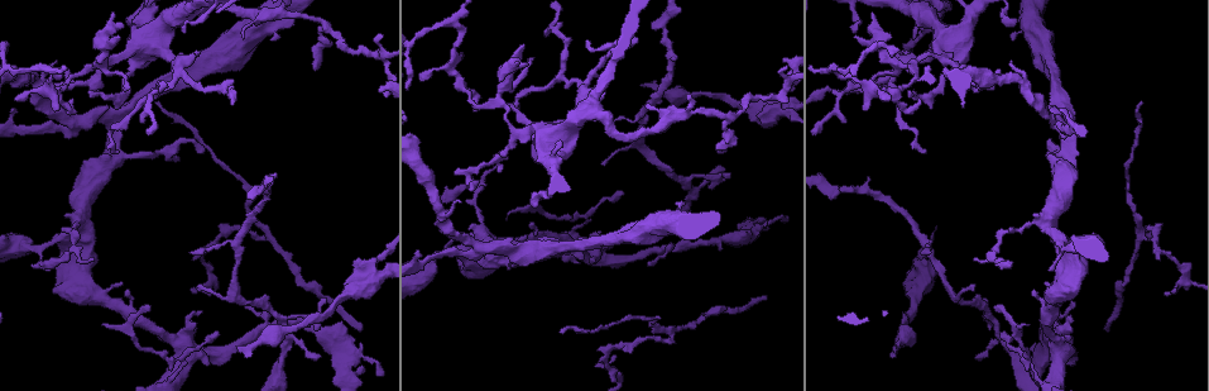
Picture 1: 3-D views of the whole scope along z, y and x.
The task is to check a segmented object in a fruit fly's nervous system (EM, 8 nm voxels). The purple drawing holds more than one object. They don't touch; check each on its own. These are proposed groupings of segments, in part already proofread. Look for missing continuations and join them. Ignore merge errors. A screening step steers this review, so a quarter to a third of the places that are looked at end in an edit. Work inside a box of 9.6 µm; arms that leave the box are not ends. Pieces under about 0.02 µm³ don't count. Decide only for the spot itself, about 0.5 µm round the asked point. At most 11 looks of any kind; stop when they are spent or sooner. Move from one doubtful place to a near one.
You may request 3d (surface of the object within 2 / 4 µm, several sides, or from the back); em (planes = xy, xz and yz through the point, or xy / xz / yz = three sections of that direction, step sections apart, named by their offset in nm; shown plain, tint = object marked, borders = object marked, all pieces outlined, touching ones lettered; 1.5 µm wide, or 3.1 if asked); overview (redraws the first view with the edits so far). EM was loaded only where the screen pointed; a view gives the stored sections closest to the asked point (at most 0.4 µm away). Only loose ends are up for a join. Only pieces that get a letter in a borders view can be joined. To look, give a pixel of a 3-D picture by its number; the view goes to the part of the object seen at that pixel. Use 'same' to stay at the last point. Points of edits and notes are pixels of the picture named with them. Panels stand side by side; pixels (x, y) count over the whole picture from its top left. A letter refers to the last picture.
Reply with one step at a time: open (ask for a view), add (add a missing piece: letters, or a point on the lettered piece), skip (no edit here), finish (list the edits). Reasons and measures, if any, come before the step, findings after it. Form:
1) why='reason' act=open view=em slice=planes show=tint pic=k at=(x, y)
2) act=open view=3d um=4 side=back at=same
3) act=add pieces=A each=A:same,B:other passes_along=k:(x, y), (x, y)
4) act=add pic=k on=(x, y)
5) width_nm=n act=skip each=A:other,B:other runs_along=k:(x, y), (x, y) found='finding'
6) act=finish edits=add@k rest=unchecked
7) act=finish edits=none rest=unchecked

act=open view=3d um=4 side=back pic=1 at=(723, 169)

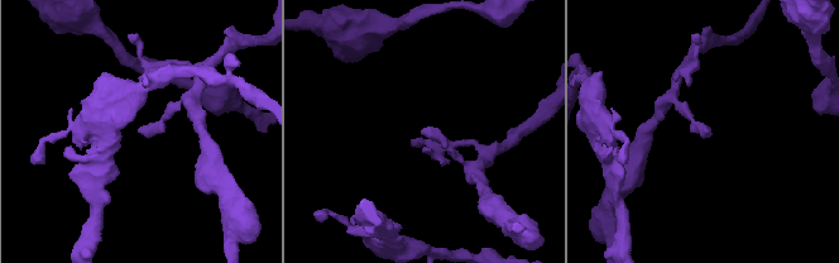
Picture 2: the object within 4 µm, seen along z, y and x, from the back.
act=open view=em slice=xy step=8 show=borders pic=2 at=(707, 129)

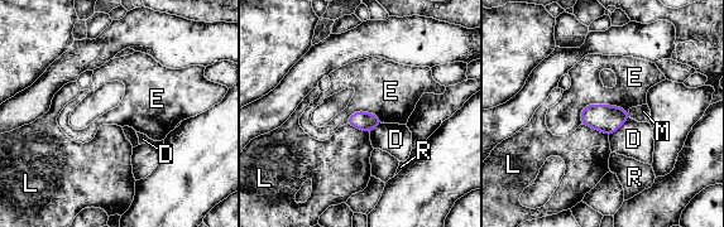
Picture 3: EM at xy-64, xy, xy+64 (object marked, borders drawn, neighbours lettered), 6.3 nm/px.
act=skip each=D:other,E:other,L:other,M:other,R:other border=3:(627, 112), (586, 105), (579, 117) found='no lettered piece goes on from it'

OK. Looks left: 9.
why='free end' act=open view=3d um=4 pic=1 at=(761, 113)

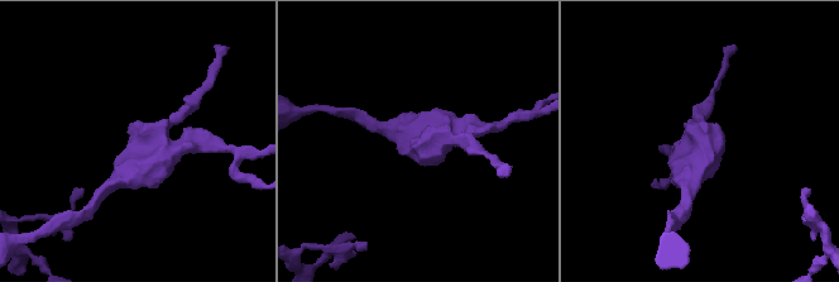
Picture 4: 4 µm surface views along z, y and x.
why='need the tissue' act=open view=em slice=xz step=4 show=borders pic=4 at=(422, 137)

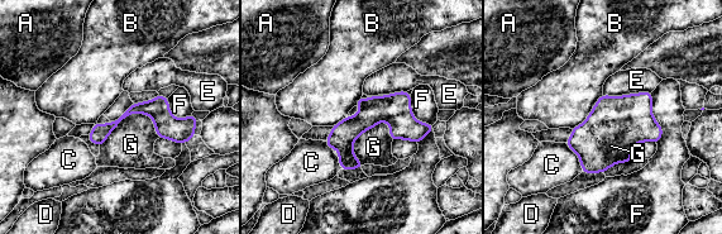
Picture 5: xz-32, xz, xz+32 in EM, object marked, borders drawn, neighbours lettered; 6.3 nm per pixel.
why='cut it another way' act=open view=em slice=xy step=4 show=borders at=same

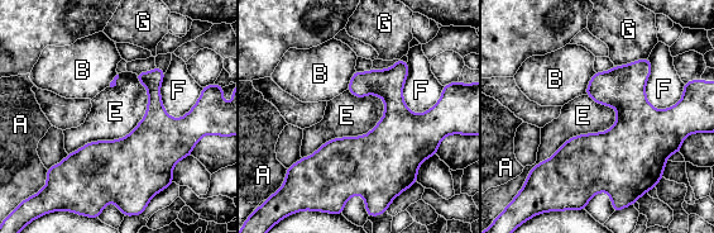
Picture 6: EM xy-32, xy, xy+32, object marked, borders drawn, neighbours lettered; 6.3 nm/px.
act=skip each=A:other,B:other,E:other,F:other,G:other runs_along=6:(156, 72), (154, 123), (111, 166), (60, 176) found='no lettered piece goes on from it'

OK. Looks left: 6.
act=open view=em slice=xz step=4 show=tint pic=1 at=(763, 297)

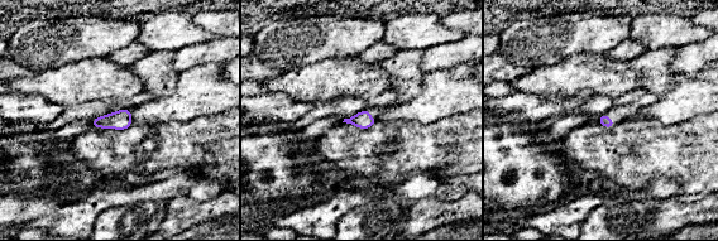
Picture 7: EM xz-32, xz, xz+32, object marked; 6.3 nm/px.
act=open view=em slice=planes show=borders at=same

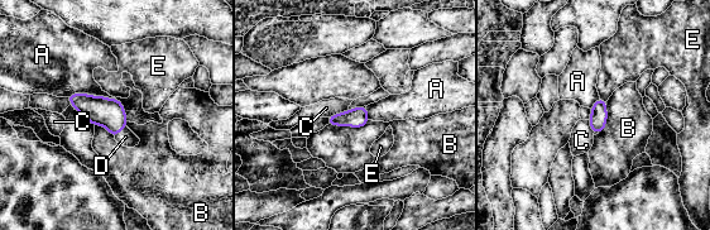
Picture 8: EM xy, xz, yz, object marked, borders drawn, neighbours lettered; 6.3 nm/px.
act=add pieces=D each=A:other,B:other,C:other,D:same,E:other passes_along=8:(109, 113), (119, 130), (125, 137) found='the cell continues'

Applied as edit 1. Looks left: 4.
why='redraw' act=open view=overview

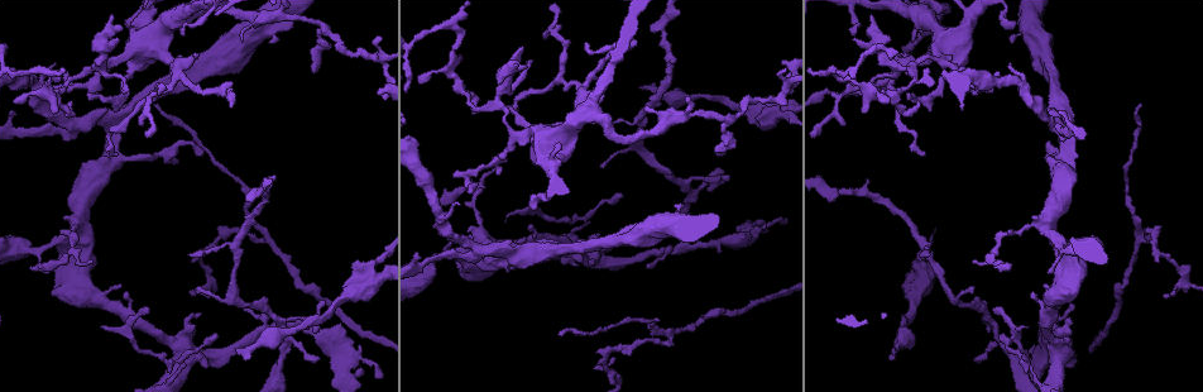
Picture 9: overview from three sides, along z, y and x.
why='three arms meet' act=open view=em slice=xz step=8 show=tint pic=9 at=(1034, 218)

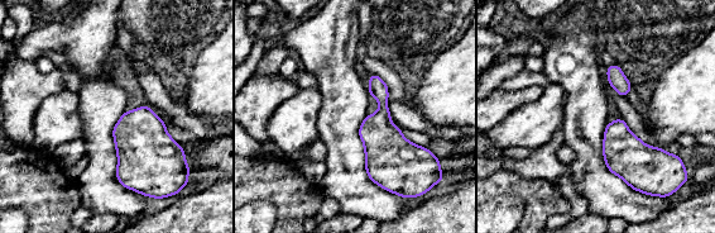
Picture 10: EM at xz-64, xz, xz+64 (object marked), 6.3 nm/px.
why='cut it another way' act=open view=em slice=yz step=4 show=borders at=same

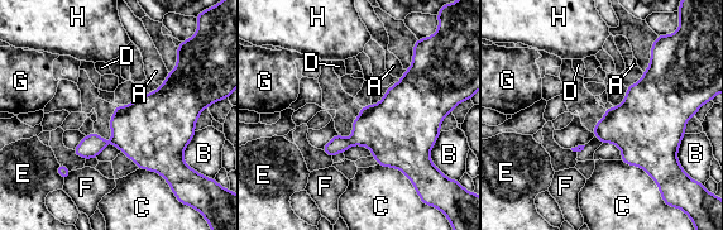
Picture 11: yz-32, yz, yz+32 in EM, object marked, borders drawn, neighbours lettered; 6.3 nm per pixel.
act=skip each=A:other,B:other,C:other,D:other,E:other,F:other,G:other,H:other border=11:(196, 132), (183, 151), (185, 162) found='none of them fits'

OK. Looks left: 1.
act=finish edits=add@8 rest=unchecked

